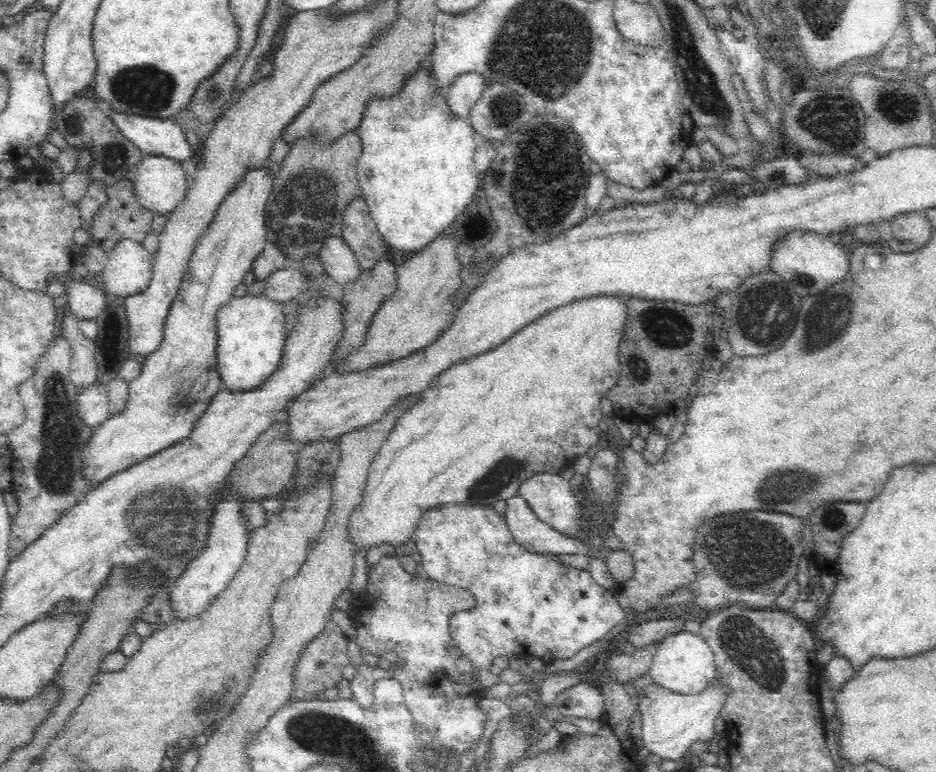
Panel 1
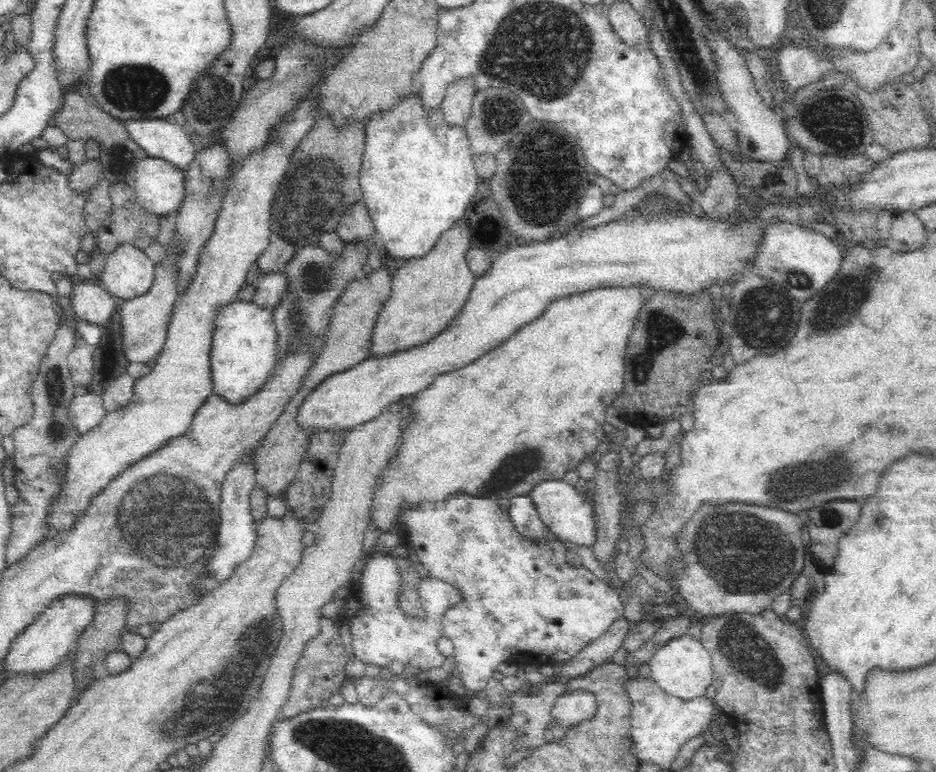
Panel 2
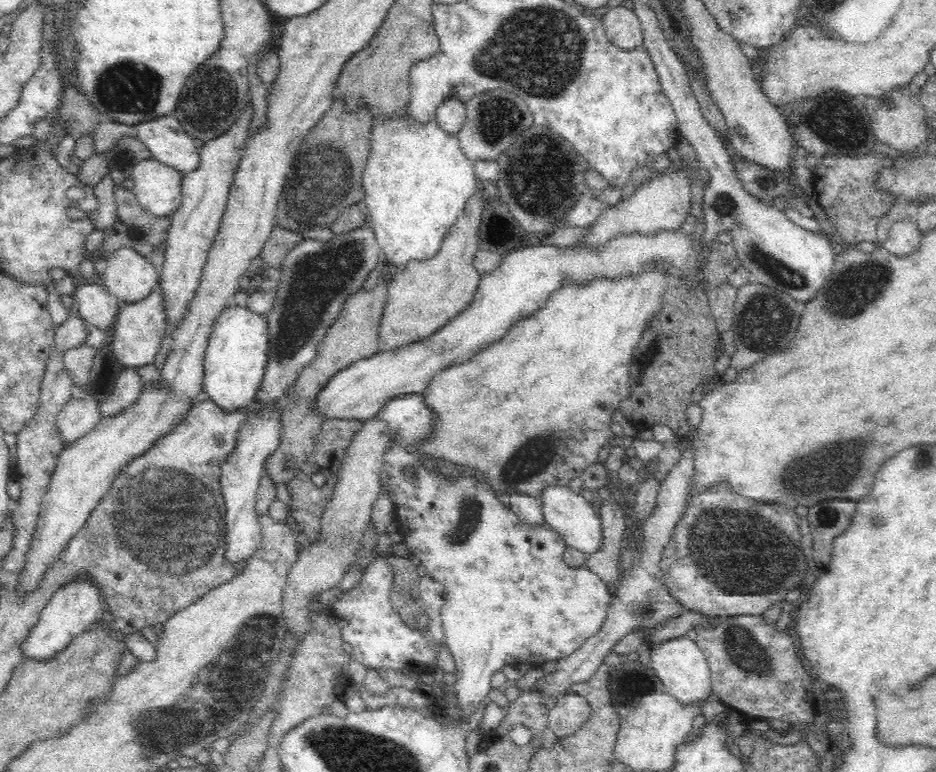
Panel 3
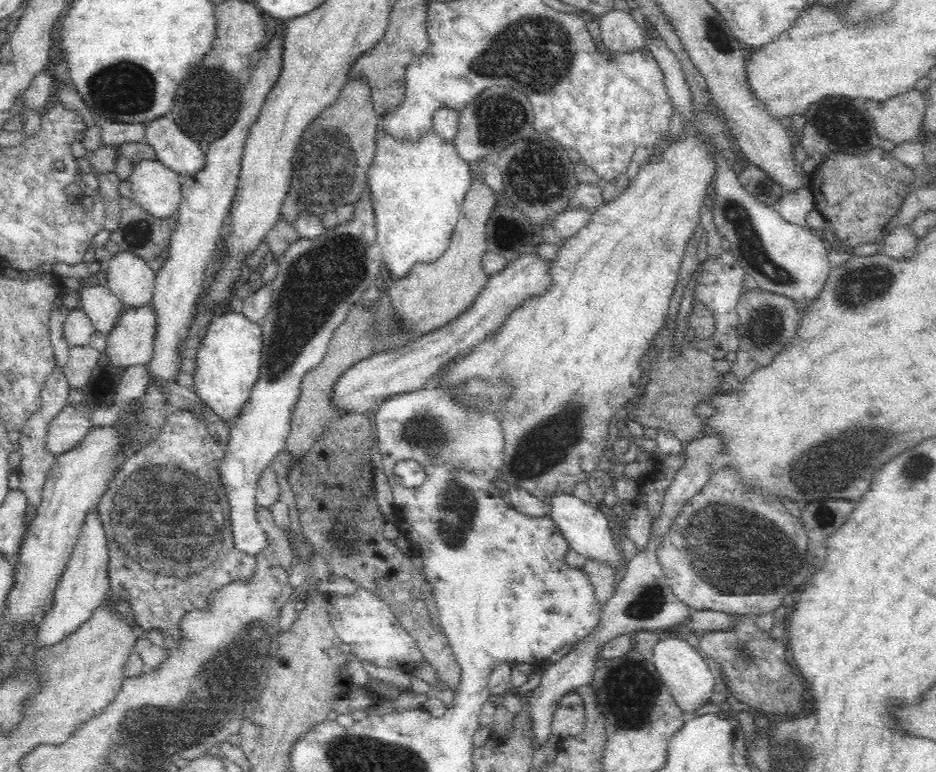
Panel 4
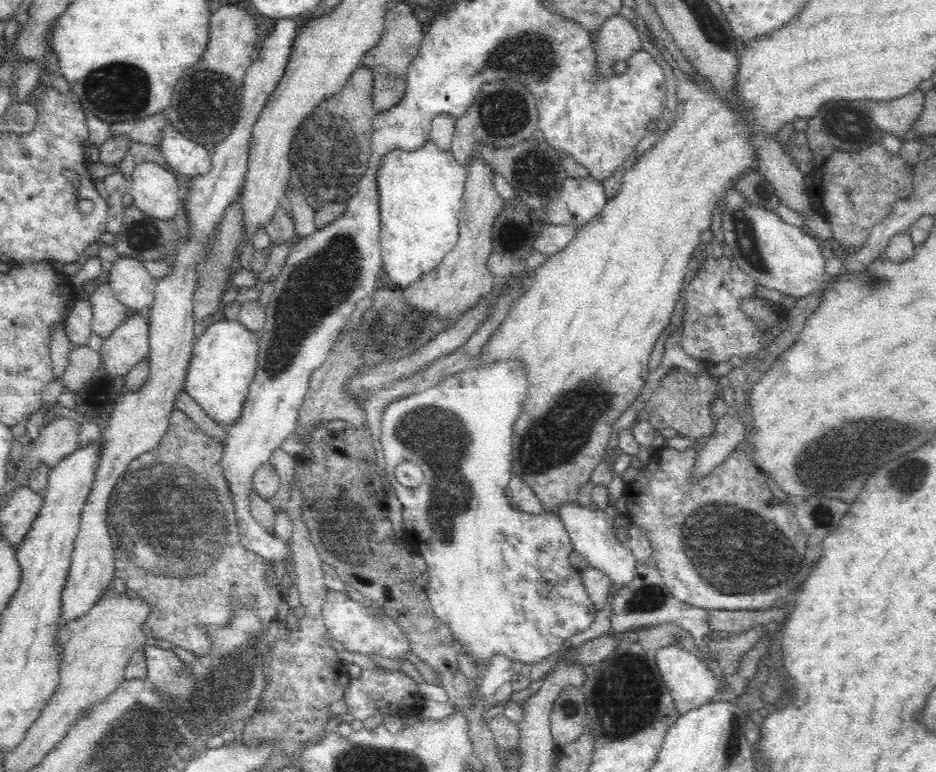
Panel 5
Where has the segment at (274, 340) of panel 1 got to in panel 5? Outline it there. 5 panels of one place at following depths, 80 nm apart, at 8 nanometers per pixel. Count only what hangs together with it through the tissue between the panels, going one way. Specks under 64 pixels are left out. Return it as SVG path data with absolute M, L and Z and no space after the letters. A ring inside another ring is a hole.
M218 315L216 320L194 339L191 363L188 366L189 372L184 383L187 390L203 407L206 413L222 426L234 423L241 414L241 408L246 400L249 386L254 380L258 370L258 352L260 348L258 335L260 330L254 330L240 318L224 318Z

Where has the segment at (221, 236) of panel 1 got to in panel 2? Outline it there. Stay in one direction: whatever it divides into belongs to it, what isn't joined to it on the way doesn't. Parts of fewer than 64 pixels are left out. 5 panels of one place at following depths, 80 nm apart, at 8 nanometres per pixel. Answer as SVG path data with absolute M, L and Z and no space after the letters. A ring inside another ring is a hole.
M310 98L307 101L304 101L297 110L294 117L292 117L286 124L283 124L281 128L281 140L279 143L273 143L268 145L262 152L256 153L251 157L246 159L246 162L239 168L239 171L235 174L234 177L231 178L231 181L225 186L225 195L220 200L220 206L216 208L216 216L214 216L214 224L212 224L212 230L210 230L210 234L208 234L208 238L202 242L202 246L200 246L200 250L198 250L198 254L196 254L196 258L194 258L194 270L190 272L191 278L189 282L182 286L182 290L180 290L180 294L175 301L175 306L173 307L173 312L169 317L169 322L166 329L166 338L163 345L162 350L158 352L158 355L152 358L152 366L150 366L150 370L144 374L144 376L140 376L139 378L132 379L132 394L130 396L130 400L124 405L124 408L119 408L117 411L109 411L109 414L96 426L92 428L90 431L87 431L84 436L82 436L81 441L78 441L74 448L71 450L70 458L69 458L69 473L68 473L68 482L67 486L67 499L55 510L53 514L53 526L51 528L59 528L60 526L68 526L70 524L70 520L74 518L74 514L76 510L80 510L82 506L86 506L86 498L90 496L90 494L94 494L94 492L98 492L98 490L102 490L104 486L106 486L107 482L110 482L116 474L120 474L123 470L126 470L131 464L134 464L136 461L142 460L146 458L148 454L152 454L155 450L162 448L164 445L167 445L172 439L178 438L183 434L190 432L190 428L192 428L192 422L194 422L196 418L196 414L199 413L201 406L207 401L207 398L211 396L212 393L215 392L214 386L214 377L212 376L212 344L214 344L214 331L215 331L215 317L217 311L220 306L224 304L233 302L241 289L241 286L245 284L245 277L248 269L254 264L254 261L268 246L269 235L271 234L270 229L268 228L268 206L270 206L270 200L272 200L272 196L274 196L275 191L277 190L278 182L280 182L282 178L282 172L284 172L284 168L286 168L286 164L288 164L288 154L290 154L290 150L296 146L296 142L304 136L309 130L310 117L306 115L306 110L310 108Z

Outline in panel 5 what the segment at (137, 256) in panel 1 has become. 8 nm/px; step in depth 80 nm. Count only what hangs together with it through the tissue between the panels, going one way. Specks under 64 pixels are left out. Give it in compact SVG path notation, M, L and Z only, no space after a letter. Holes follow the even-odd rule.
M128 254L117 255L108 280L112 294L127 308L138 312L151 308L156 278L142 260Z

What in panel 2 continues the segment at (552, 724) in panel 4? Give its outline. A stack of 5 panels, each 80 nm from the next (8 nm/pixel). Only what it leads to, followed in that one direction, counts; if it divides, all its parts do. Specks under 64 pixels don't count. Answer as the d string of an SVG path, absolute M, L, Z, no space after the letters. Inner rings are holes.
M572 688L558 695L552 707L552 716L567 729L570 724L589 721L597 715L599 700L593 690Z

